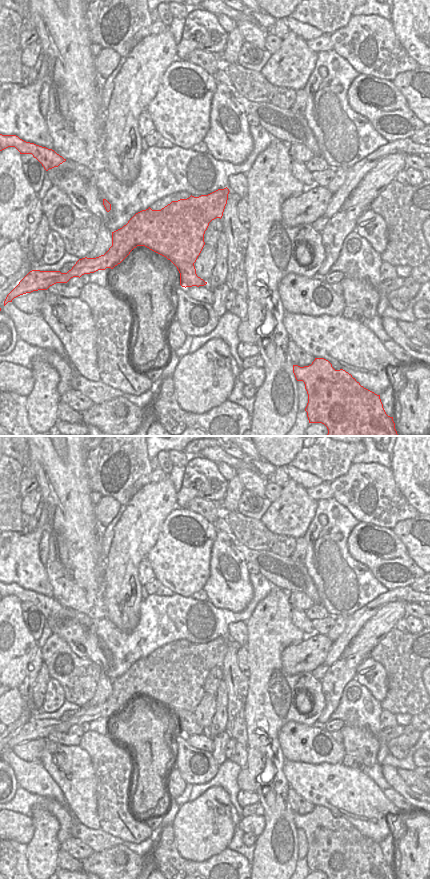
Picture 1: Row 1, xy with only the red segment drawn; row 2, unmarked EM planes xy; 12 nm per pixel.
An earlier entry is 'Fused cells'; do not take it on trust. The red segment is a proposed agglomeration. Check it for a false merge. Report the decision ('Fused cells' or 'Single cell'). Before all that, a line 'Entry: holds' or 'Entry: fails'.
Entry: holds
Fused cells.

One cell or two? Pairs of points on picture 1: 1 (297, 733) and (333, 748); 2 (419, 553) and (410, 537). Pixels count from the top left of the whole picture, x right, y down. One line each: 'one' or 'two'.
1: one
2: one

